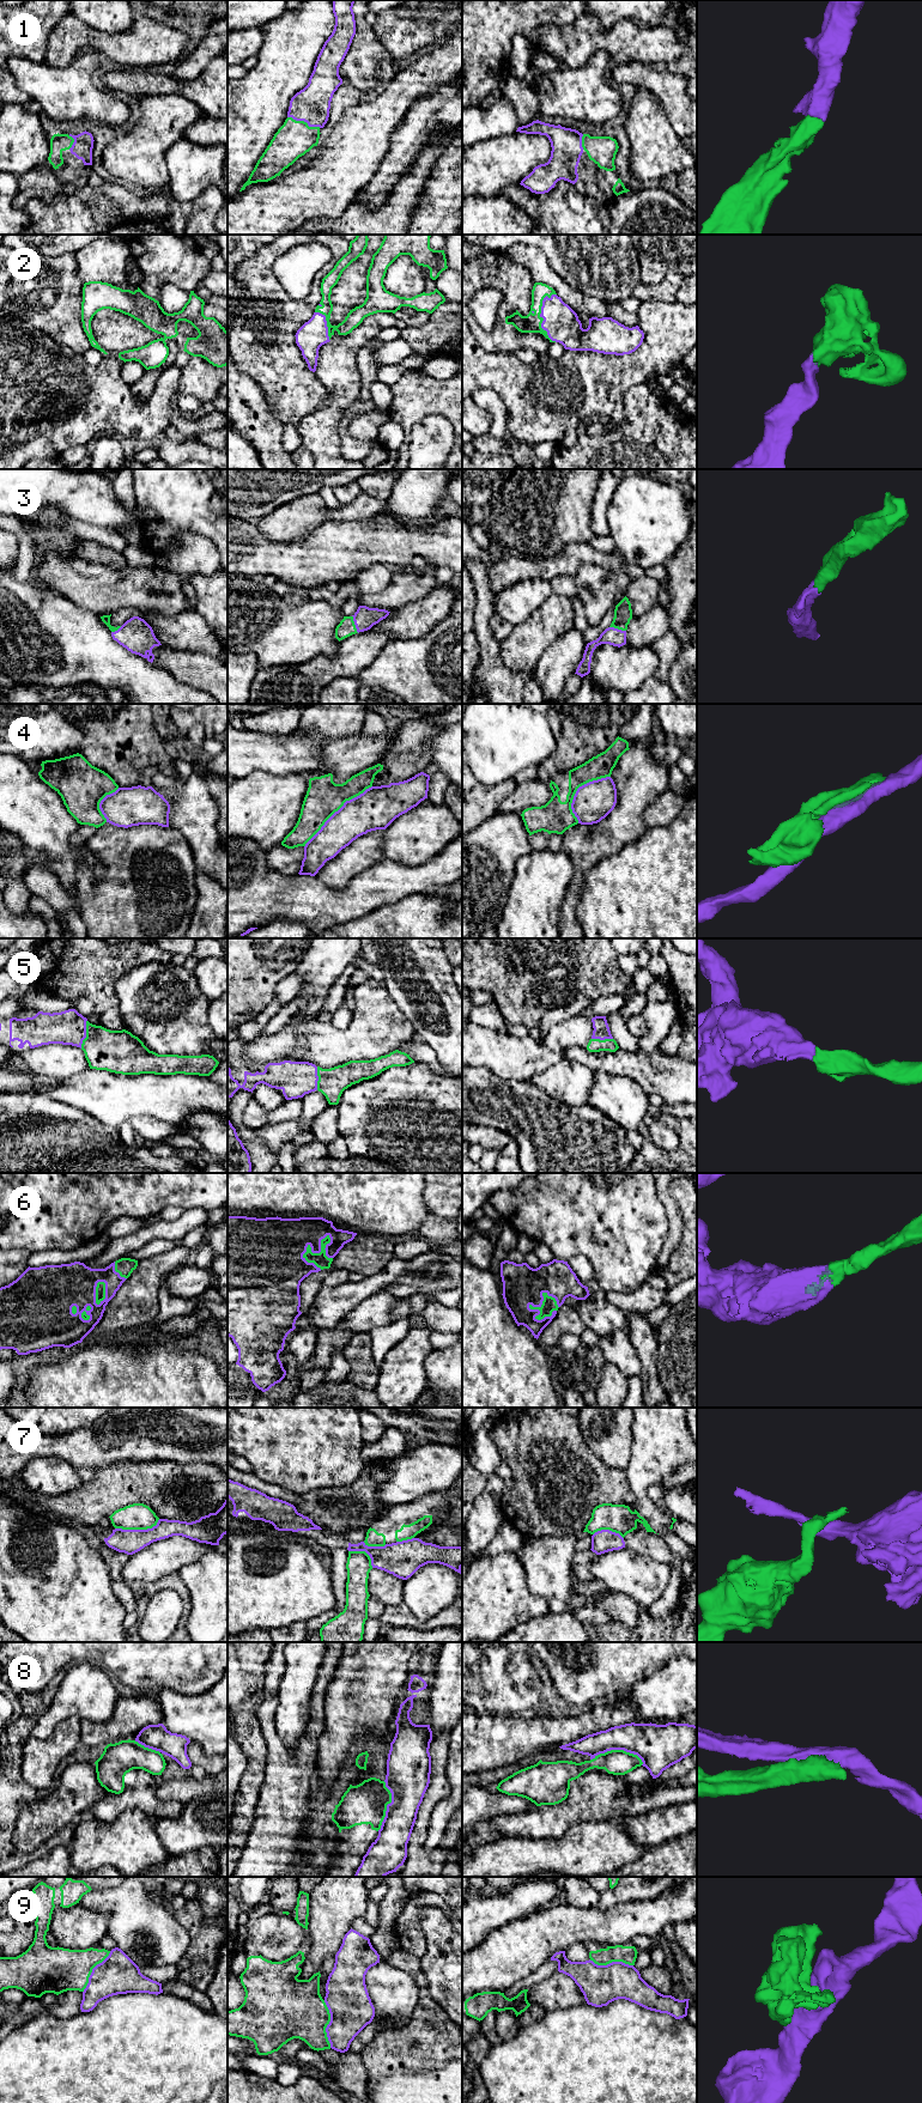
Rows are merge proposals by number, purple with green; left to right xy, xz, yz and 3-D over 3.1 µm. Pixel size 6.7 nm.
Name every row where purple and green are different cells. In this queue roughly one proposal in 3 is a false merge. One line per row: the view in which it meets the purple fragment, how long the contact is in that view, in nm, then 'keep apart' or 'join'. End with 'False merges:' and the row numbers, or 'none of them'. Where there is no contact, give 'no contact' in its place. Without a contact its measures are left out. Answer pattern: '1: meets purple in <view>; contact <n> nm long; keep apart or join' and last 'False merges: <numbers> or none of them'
1: meets purple in xz; contact 240 nm long; join
2: meets purple in yz; contact 320 nm long; join
3: meets purple in xz; contact 130 nm long; join
4: meets purple in xz; contact 600 nm long; keep apart
5: meets purple in xy; contact 200 nm long; join
6: meets purple in xz; contact 240 nm long; join
7: meets purple in xy; contact 320 nm long; keep apart
8: meets purple in yz; contact 360 nm long; keep apart
9: meets purple in xz; contact 320 nm long; keep apart
False merges: 4, 7, 8, 9

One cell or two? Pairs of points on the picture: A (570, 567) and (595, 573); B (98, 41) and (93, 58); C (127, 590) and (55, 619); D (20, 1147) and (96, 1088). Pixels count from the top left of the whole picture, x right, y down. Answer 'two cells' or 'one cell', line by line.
A: two cells
B: two cells
C: two cells
D: two cells

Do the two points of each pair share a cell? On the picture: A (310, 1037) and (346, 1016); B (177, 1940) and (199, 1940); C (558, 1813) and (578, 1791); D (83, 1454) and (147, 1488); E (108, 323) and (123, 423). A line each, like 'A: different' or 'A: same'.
A: different
B: different
C: same
D: different
E: different

